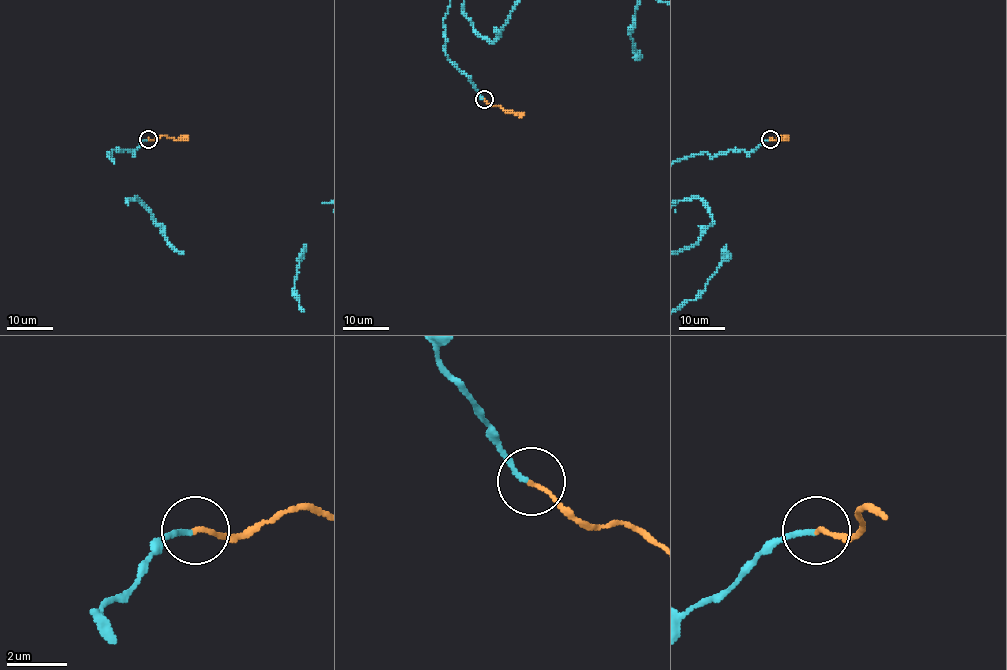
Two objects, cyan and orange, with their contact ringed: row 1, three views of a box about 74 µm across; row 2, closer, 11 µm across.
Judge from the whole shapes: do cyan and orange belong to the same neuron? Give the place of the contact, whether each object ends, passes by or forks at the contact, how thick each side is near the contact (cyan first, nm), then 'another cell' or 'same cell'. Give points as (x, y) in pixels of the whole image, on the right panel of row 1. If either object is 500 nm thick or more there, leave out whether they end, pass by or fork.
at (770, 139); cyan ends there; orange ends there; 150 nm thick on the cyan side, 130 nm on the other; same cell

